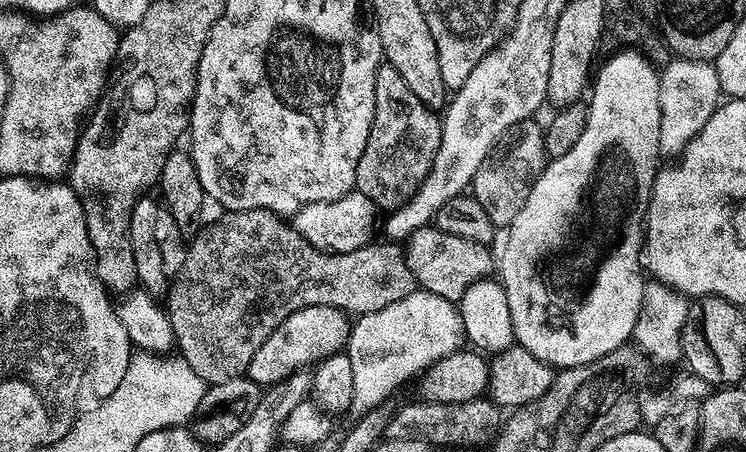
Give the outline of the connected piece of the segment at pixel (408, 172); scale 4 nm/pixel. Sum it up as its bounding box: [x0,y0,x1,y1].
[355,63,441,210]

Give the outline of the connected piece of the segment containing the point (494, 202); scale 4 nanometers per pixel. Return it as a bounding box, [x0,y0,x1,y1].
[470,118,546,230]

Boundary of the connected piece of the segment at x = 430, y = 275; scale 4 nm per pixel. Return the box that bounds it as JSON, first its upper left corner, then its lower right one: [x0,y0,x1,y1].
[406,226,494,302]

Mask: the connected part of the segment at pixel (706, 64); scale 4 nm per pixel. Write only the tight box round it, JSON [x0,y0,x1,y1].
[660,58,722,158]

